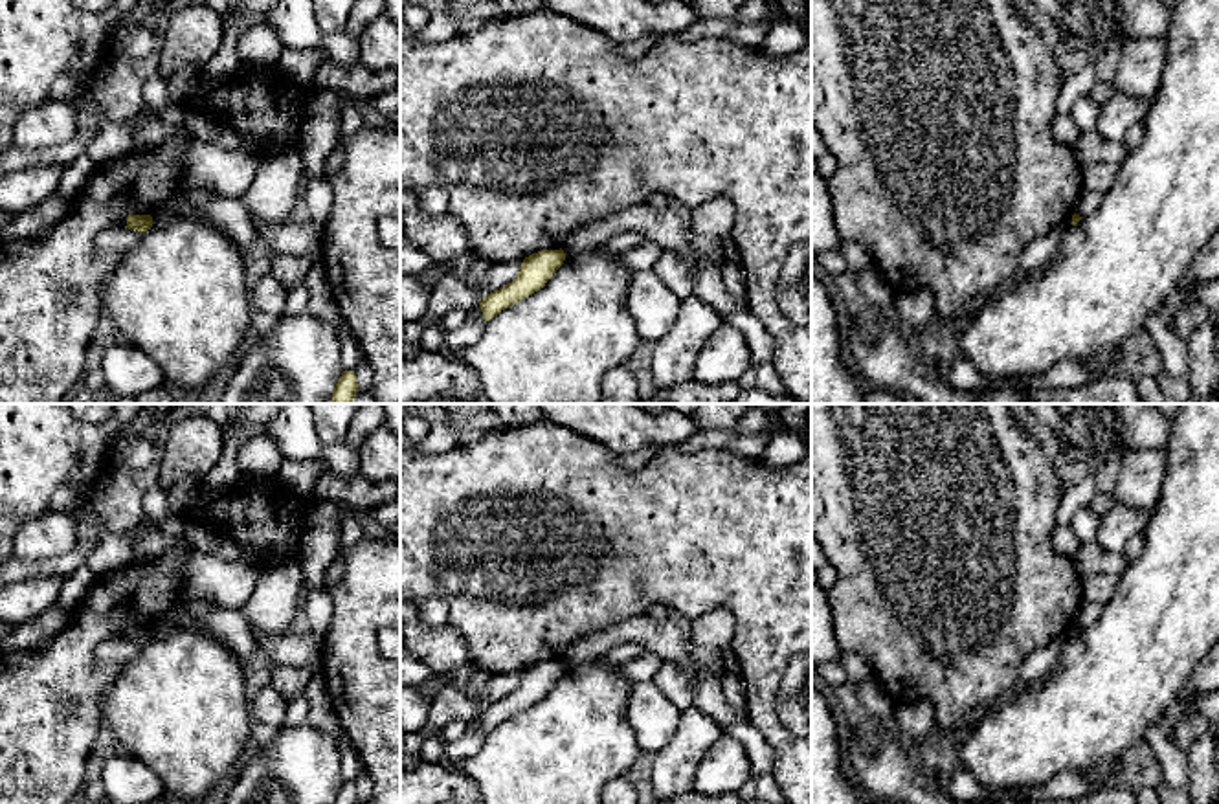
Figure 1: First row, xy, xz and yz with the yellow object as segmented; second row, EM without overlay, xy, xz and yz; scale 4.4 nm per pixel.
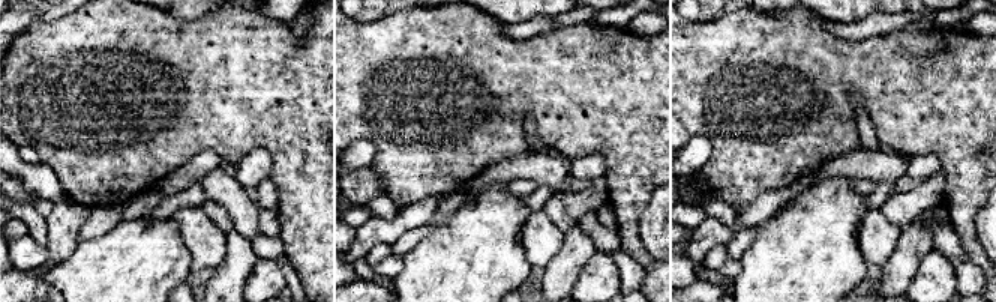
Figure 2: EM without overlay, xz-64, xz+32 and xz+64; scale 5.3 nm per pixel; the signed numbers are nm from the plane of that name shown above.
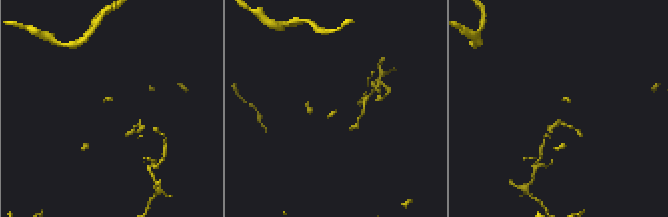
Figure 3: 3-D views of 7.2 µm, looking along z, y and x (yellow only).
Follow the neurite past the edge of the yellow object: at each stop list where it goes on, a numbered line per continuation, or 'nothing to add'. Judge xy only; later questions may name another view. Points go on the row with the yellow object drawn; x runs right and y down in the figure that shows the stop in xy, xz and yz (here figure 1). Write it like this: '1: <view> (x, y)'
nothing to add

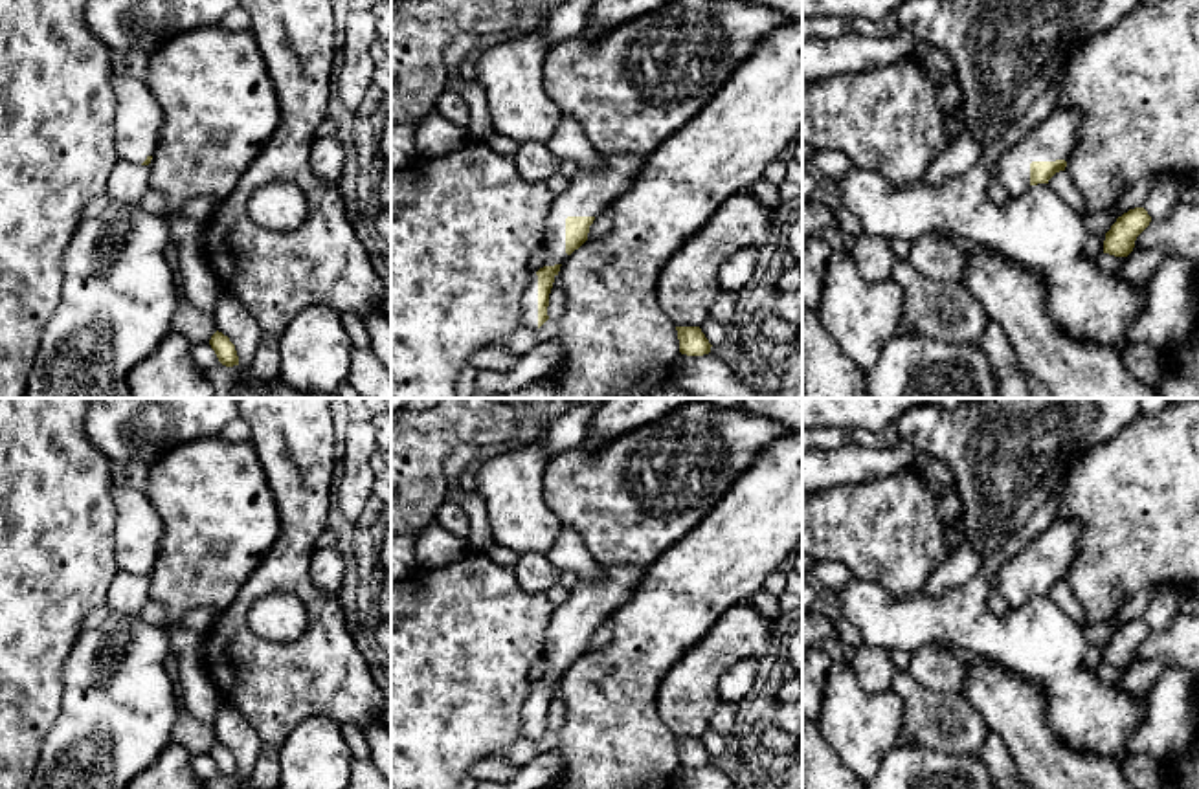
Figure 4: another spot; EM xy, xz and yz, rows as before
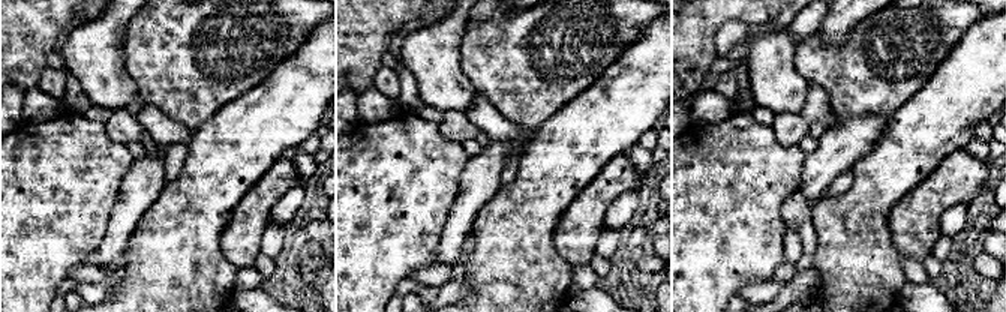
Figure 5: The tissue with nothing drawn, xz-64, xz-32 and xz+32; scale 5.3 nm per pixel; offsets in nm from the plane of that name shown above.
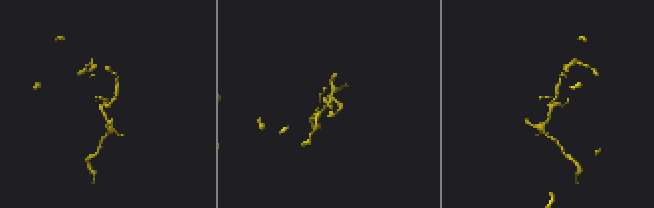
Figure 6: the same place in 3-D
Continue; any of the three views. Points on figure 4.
1: xz (590, 193)

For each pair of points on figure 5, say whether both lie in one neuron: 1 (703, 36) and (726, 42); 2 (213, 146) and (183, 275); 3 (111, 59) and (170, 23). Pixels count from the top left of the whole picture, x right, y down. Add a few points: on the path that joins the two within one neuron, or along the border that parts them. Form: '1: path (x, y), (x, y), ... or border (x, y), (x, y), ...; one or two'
1: border (747, 24), (726, 23), (717, 32); two
2: path (213, 177), (183, 225), (183, 243); one
3: border (129, 18), (123, 48), (123, 68), (135, 86); two

